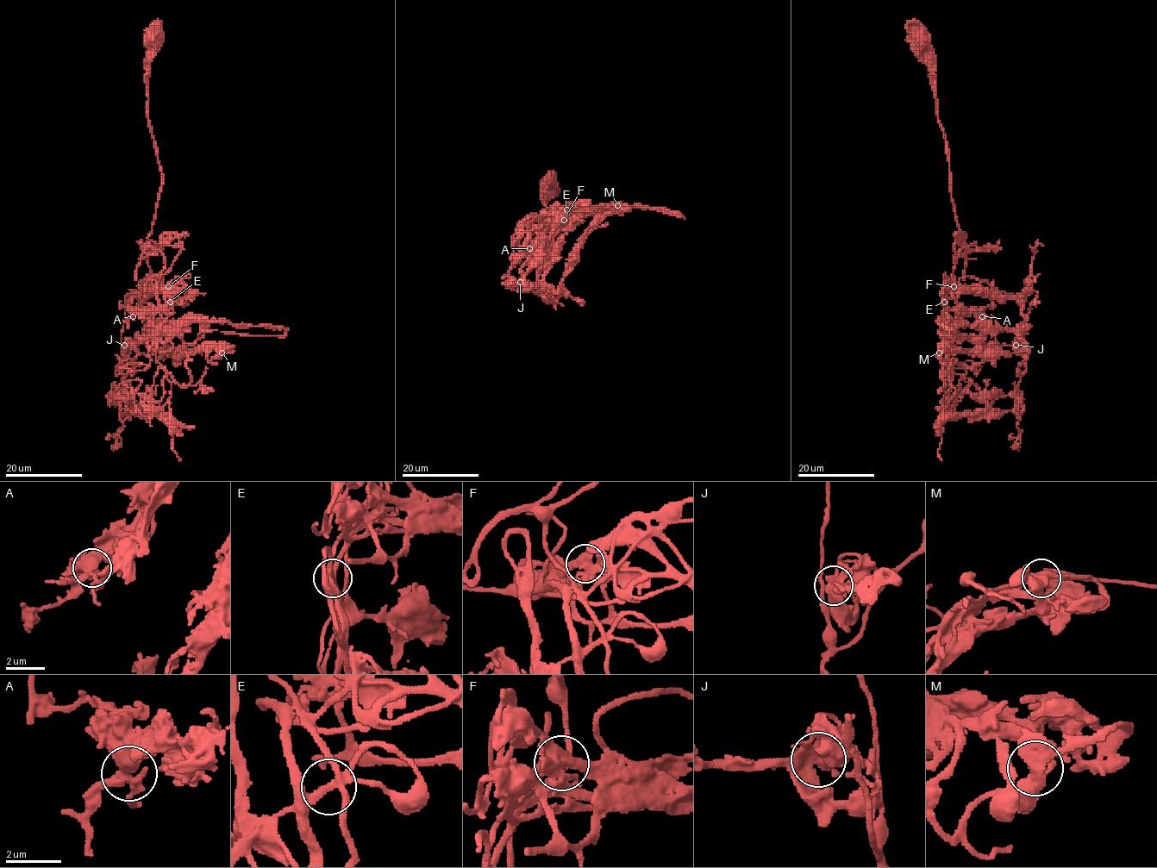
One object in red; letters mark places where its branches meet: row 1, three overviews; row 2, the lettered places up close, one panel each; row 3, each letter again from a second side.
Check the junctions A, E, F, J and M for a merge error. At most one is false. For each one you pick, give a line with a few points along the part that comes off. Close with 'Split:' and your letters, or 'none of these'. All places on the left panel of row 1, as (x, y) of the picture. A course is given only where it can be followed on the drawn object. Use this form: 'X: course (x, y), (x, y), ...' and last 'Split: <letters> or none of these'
Split: none of these

